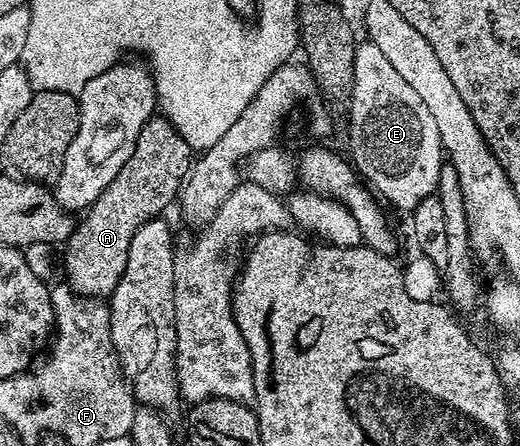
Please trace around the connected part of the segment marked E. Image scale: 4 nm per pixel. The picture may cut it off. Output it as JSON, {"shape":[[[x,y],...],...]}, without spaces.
{"shape":[[[371,42],[361,43],[356,50],[351,104],[352,109],[348,112],[348,144],[352,147],[350,160],[356,171],[384,200],[386,198],[405,210],[416,208],[422,198],[437,191],[440,168],[446,163],[446,149],[440,142],[438,122],[434,122],[434,114],[430,114],[426,102],[418,98],[414,86],[404,81],[386,54],[382,54],[382,50]]]}

